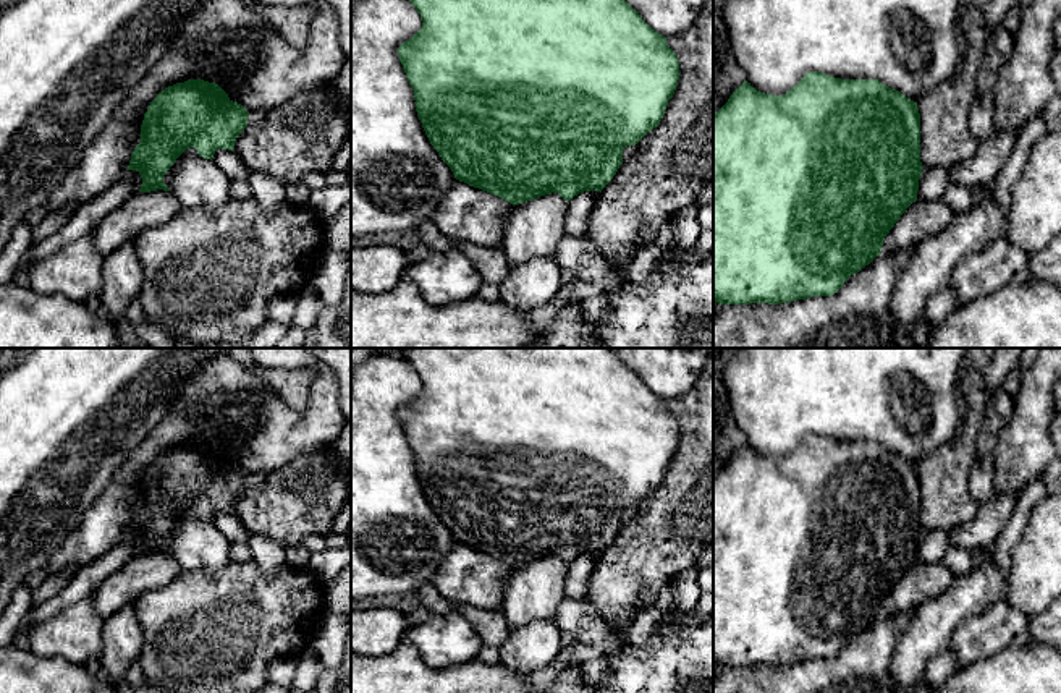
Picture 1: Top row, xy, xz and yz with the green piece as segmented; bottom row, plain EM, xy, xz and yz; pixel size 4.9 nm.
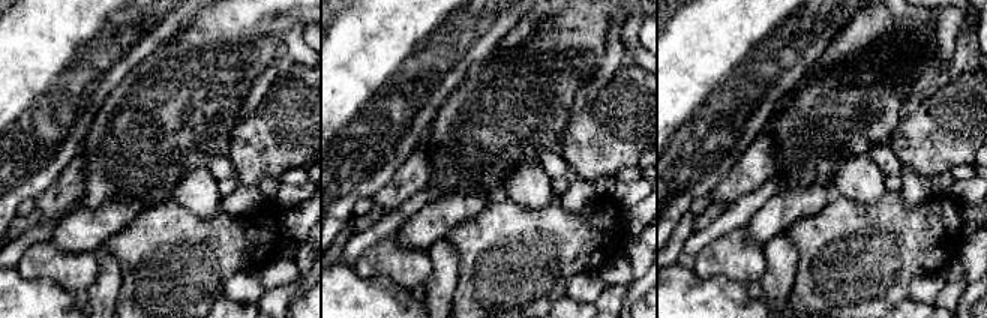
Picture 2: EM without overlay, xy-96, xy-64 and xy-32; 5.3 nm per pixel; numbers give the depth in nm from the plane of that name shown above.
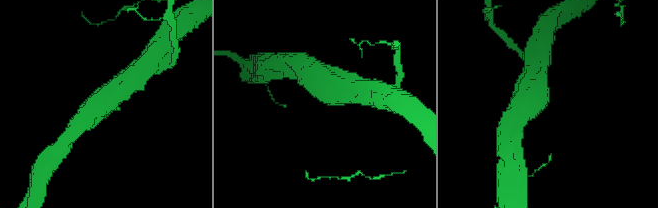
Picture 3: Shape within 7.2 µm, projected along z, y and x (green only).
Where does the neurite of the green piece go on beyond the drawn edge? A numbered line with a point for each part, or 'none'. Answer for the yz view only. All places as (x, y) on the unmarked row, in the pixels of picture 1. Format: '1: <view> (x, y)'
none

